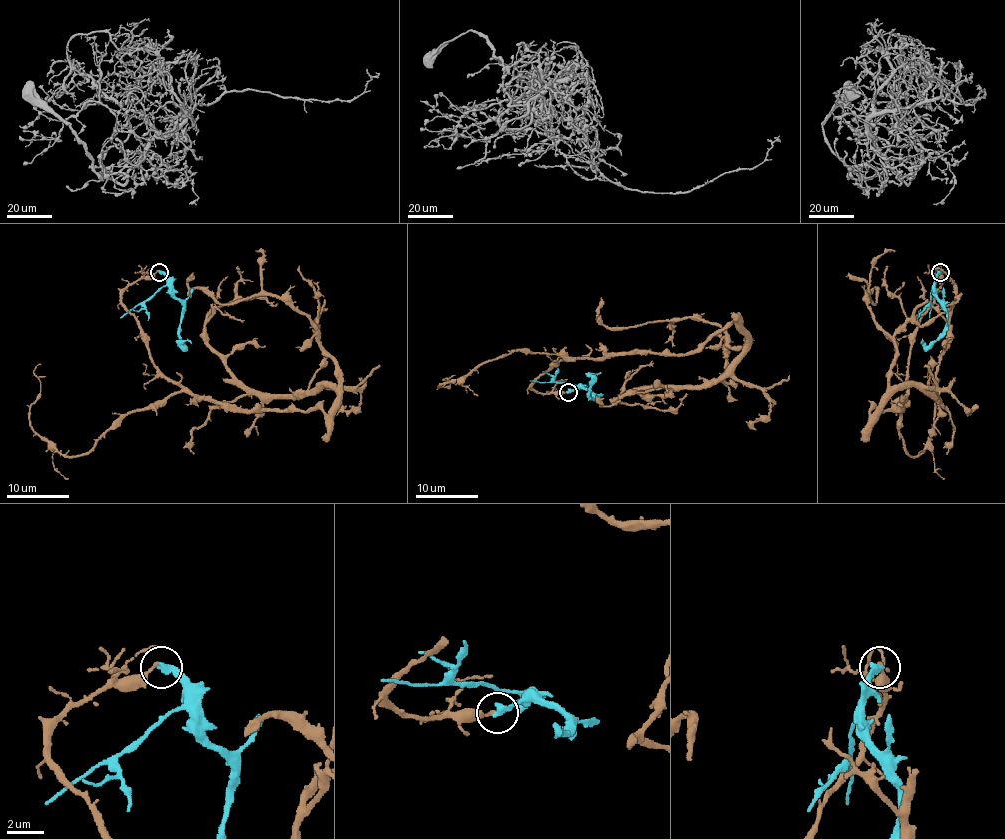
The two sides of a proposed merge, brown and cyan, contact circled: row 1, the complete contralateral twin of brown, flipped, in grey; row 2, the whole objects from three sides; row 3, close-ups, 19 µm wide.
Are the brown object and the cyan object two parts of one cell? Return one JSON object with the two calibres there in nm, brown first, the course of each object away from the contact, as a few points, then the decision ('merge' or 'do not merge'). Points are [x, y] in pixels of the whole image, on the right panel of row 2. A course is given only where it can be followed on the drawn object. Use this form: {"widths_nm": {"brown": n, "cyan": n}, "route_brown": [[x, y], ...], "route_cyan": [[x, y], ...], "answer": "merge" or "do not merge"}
{"widths_nm": {"brown": 190, "cyan": 400}, "route_brown": [[940, 271], [941, 287], [915, 330], [902, 410], [873, 415], [908, 386], [933, 394], [958, 298], [941, 304]], "route_cyan": [[940, 271], [935, 298], [943, 305], [946, 329], [927, 346], [921, 343]], "answer": "do not merge"}

